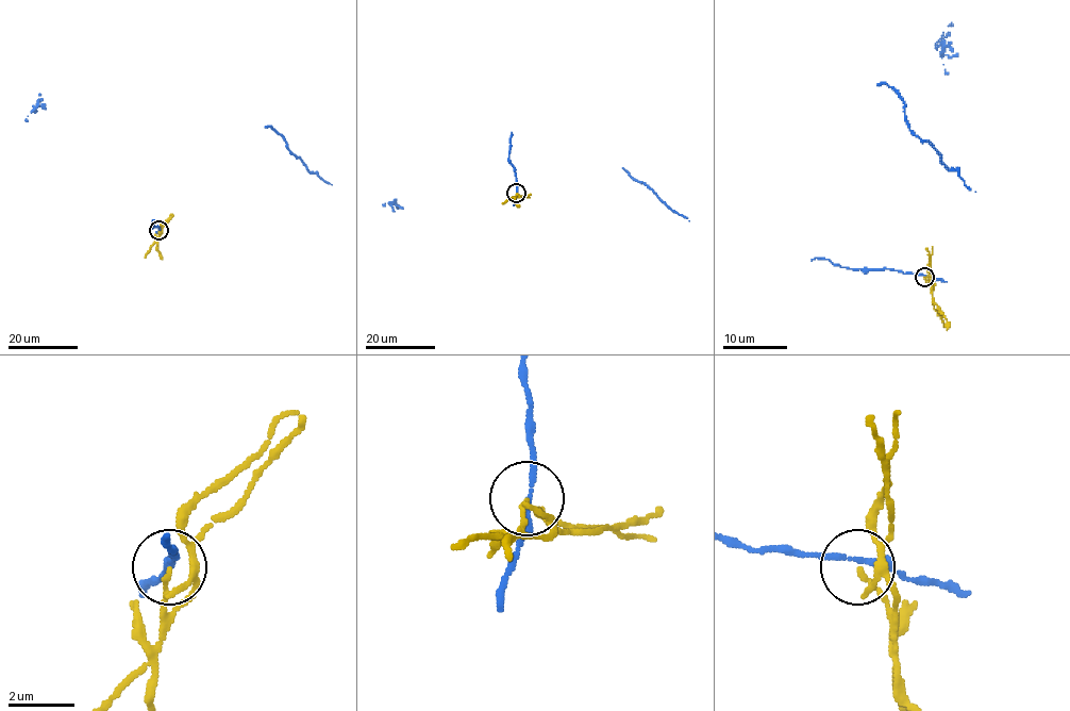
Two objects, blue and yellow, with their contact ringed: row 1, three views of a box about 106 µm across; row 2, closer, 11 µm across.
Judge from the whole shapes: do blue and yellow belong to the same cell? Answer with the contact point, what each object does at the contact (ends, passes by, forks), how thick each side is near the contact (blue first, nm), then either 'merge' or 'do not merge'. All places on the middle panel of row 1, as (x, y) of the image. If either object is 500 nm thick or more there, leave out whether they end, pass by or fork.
place (516, 193); blue passes by; yellow ends; calibres 200 and 130 nm; do not merge

